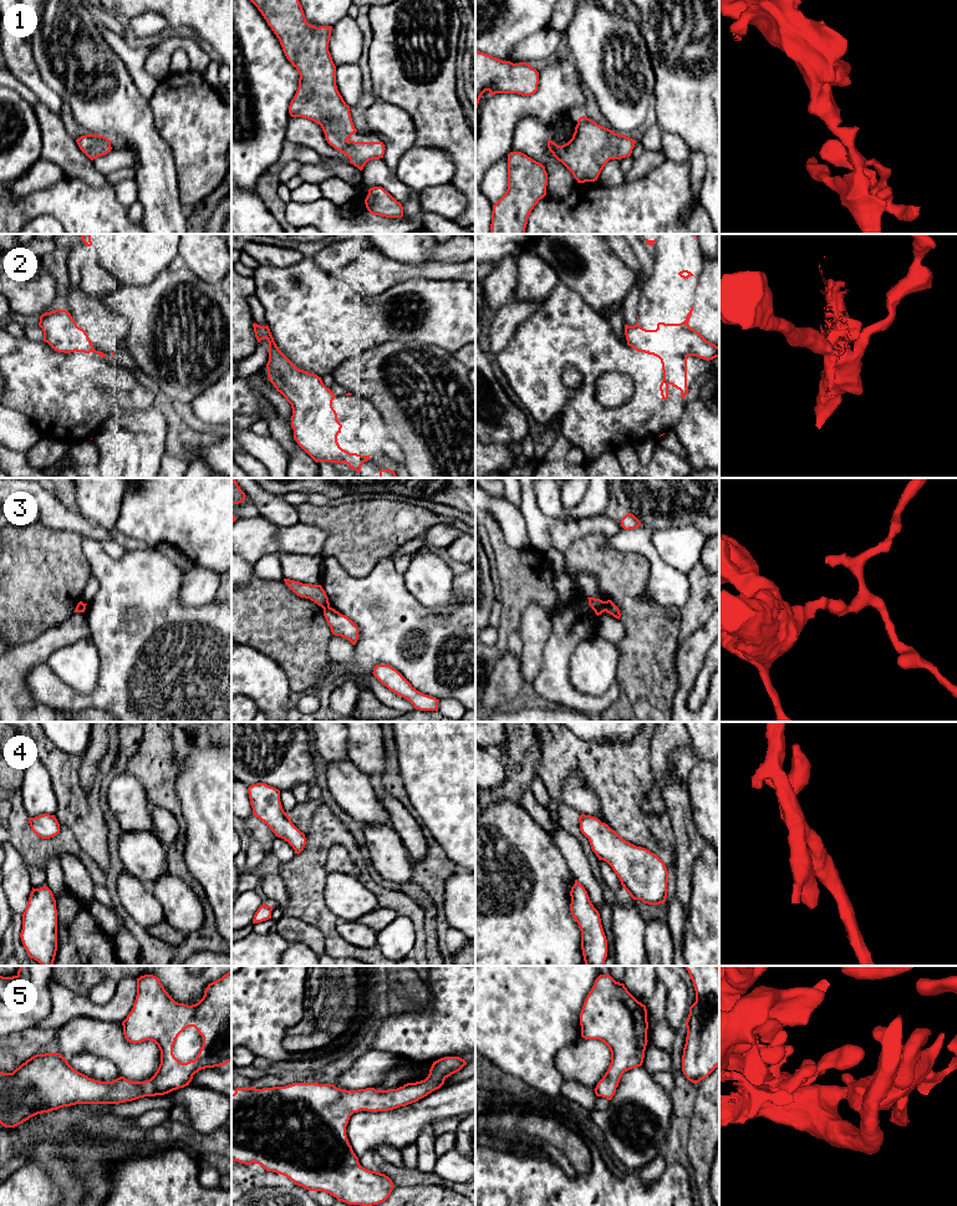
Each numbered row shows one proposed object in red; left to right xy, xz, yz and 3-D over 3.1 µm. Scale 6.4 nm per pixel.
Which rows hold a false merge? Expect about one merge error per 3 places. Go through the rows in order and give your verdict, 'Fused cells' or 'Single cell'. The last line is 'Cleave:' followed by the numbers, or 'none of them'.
1: Single cell
2: Single cell
3: Fused cells
4: Single cell
5: Single cell
Cleave: 3

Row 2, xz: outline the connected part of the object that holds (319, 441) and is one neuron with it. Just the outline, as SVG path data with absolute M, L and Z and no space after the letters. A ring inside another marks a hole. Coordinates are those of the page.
M254 322L253 327L258 342L264 339L269 342L268 377L276 391L291 404L294 439L316 463L346 463L350 468L360 473L362 464L370 459L370 456L350 453L340 447L337 436L341 433L342 424L338 422L337 413L332 407L332 401L336 398L336 395L324 385L321 377L297 368L279 350L268 325L260 326Z

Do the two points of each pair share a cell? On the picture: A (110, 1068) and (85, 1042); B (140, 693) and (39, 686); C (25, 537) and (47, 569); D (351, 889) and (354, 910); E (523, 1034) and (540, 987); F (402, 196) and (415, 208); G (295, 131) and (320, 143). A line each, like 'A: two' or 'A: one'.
A: two
B: one
C: one
D: one
E: one
F: two
G: one

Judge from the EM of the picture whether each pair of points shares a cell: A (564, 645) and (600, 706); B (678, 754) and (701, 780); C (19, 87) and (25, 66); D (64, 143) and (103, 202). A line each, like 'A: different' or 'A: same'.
A: same
B: different
C: different
D: different

